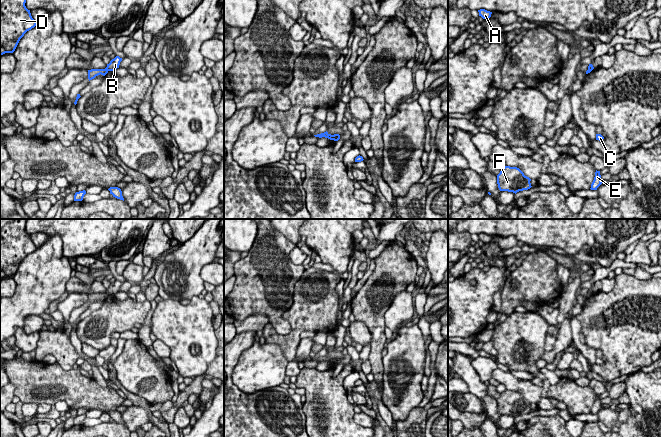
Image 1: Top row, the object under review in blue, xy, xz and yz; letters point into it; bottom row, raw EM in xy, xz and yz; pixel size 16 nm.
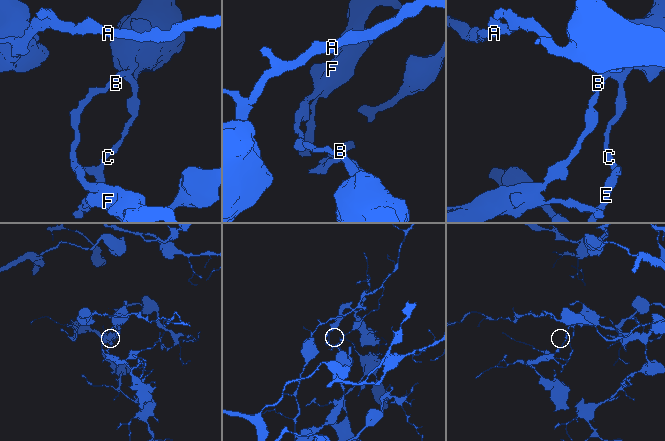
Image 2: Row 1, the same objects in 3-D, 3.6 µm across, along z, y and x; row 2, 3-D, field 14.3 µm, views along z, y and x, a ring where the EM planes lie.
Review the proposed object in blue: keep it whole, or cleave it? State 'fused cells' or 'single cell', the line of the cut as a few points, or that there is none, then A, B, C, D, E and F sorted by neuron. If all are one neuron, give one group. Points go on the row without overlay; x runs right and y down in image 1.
fused cells; cut in xy along (105, 292), (108, 294); A B C D E / F

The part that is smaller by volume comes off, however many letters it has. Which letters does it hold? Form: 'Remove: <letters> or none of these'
Remove: F

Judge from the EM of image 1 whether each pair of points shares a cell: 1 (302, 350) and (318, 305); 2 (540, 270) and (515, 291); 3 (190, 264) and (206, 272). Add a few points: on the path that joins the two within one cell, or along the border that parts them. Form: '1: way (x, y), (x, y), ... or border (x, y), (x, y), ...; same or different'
1: border (301, 339), (295, 357), (292, 360); different
2: way (534, 276), (528, 282), (521, 285); same
3: border (212, 261), (201, 269), (200, 276), (203, 281); different

